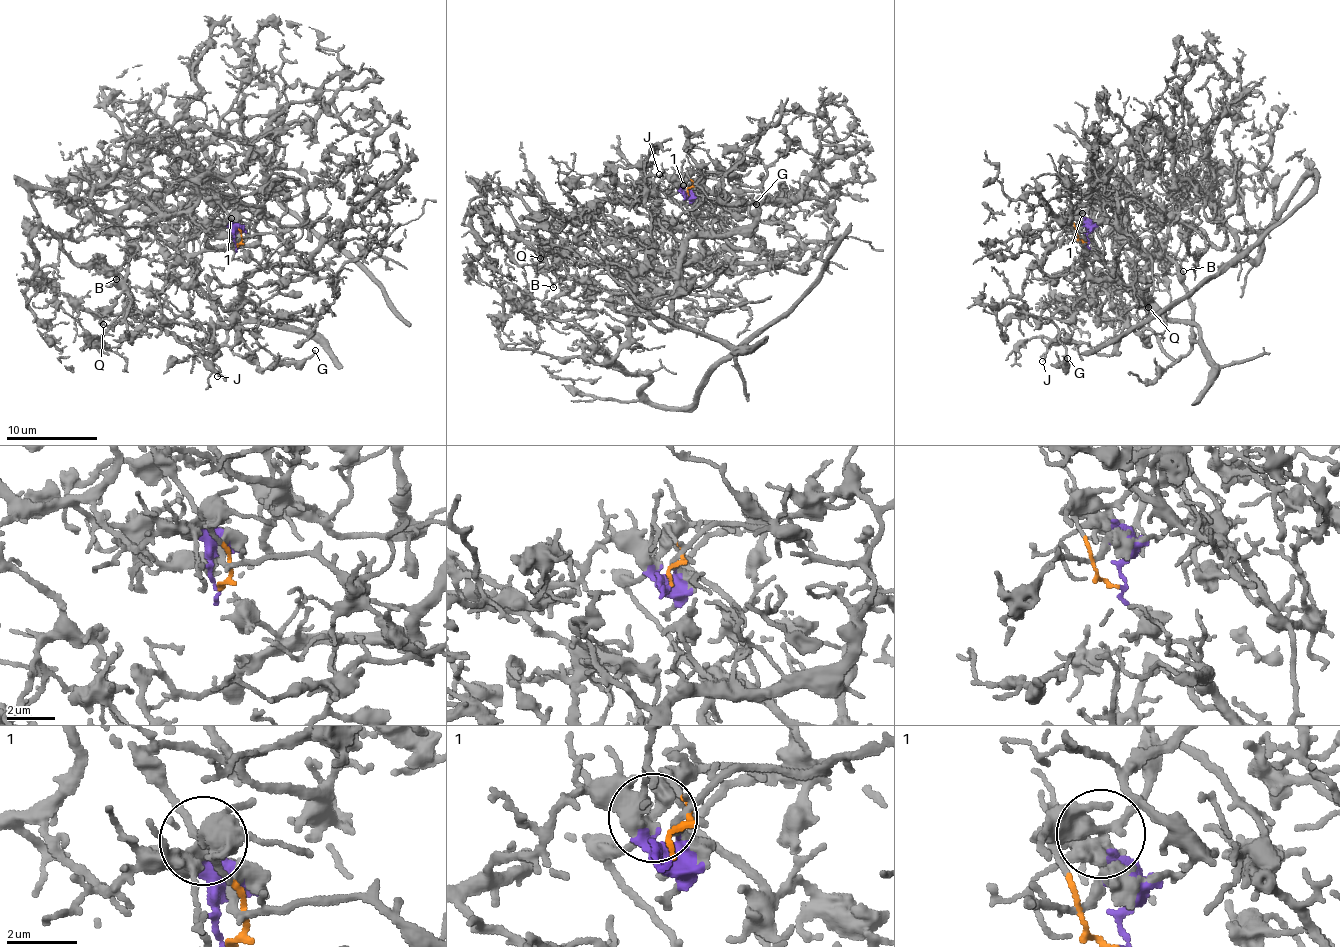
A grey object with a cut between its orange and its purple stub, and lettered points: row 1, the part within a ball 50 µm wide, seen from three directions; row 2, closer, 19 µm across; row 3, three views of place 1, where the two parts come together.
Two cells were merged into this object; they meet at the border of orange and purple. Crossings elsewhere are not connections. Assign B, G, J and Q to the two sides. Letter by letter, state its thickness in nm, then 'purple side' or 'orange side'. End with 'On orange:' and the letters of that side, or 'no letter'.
B: 120 nm thick; purple side
G: 160 nm thick; orange side
J: 130 nm thick; orange side
Q: 160 nm thick; purple side
On orange: G, J

